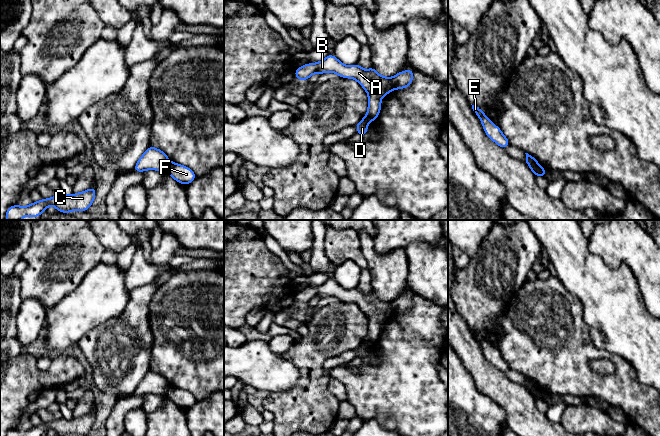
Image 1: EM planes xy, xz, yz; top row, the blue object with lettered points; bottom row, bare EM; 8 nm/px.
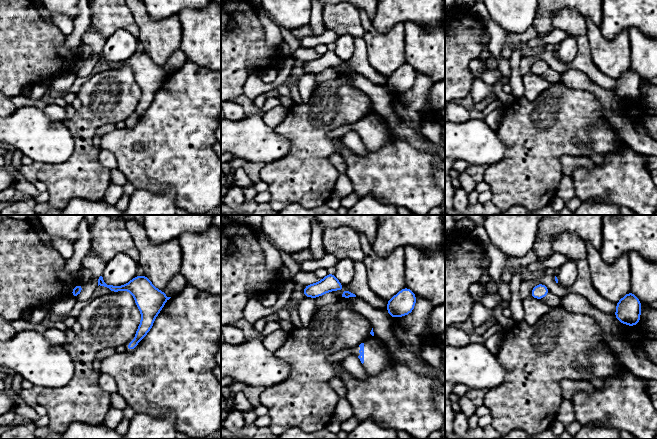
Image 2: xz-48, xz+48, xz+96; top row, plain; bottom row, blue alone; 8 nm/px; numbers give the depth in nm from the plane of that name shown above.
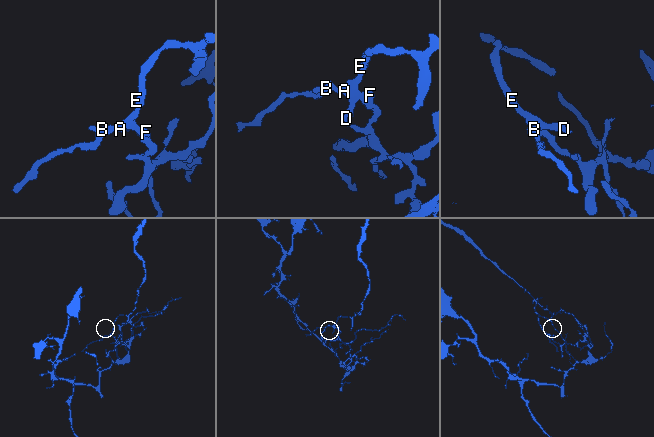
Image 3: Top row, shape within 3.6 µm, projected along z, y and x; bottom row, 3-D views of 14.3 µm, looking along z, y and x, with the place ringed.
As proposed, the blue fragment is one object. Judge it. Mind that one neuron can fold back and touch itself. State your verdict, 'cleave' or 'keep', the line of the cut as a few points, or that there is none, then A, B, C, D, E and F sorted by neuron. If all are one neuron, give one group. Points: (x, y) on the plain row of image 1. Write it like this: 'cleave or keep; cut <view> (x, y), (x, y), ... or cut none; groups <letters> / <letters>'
cleave; cut xz (391, 302), (390, 313); groups A B C D E / F

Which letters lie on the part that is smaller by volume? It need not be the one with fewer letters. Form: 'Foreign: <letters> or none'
Foreign: A, B, C, D, E

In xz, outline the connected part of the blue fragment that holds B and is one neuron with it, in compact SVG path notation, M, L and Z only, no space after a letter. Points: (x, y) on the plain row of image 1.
M331 277L318 287L308 287L298 291L295 294L295 302L306 305L314 297L326 296L334 296L339 301L355 303L368 317L367 339L355 350L357 357L361 358L362 362L366 362L368 347L376 344L381 334L381 322L391 315L391 302L379 299L373 290L368 295L358 288L346 290Z

